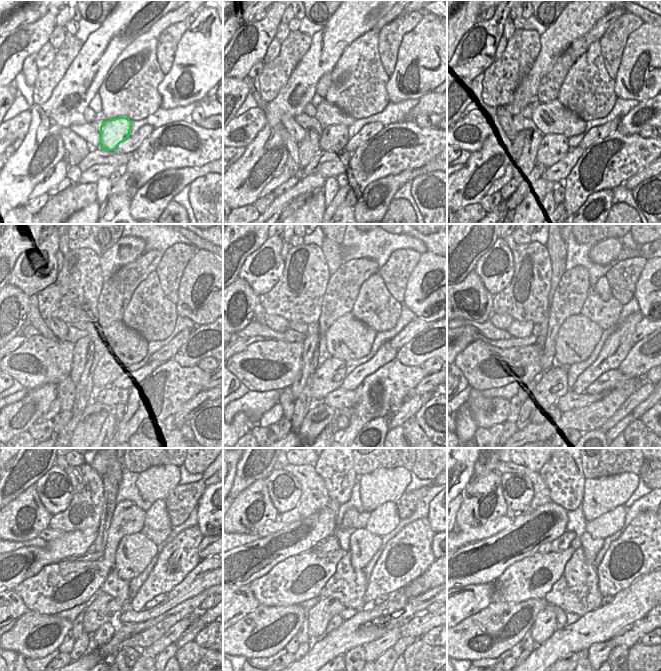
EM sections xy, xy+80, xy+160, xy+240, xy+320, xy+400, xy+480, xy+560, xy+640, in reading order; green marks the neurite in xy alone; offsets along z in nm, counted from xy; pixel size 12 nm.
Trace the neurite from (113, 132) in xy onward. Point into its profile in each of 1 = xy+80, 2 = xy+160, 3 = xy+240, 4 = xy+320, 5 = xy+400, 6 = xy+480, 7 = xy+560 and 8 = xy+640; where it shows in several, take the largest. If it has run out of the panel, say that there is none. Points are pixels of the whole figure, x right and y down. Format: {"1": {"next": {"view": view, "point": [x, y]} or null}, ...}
{"1": {"next": {"view": "xy+80", "point": [334, 138]}}, "2": {"next": {"view": "xy+160", "point": [554, 147]}}, "3": {"next": {"view": "xy+240", "point": [108, 369]}}, "4": {"next": {"view": "xy+320", "point": [330, 376]}}, "5": {"next": {"view": "xy+400", "point": [553, 383]}}, "6": {"next": {"view": "xy+480", "point": [105, 607]}}, "7": {"next": {"view": "xy+560", "point": [324, 610]}}, "8": {"next": {"view": "xy+640", "point": [543, 627]}}}

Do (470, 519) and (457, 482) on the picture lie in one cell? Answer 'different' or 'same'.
different

